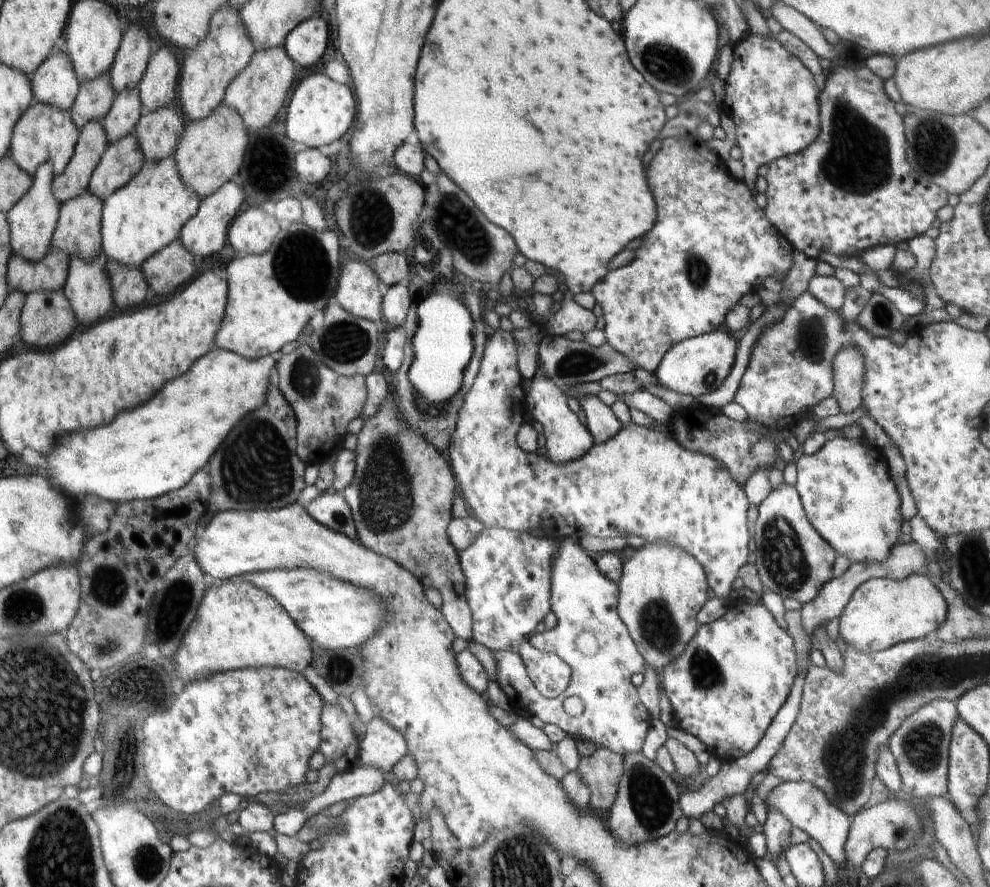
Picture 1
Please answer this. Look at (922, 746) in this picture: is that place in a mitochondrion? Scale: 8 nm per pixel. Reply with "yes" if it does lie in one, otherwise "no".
yes

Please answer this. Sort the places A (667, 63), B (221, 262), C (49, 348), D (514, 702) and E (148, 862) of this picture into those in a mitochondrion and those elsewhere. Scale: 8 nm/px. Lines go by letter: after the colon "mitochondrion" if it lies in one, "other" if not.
A: mitochondrion
B: other
C: other
D: other
E: mitochondrion

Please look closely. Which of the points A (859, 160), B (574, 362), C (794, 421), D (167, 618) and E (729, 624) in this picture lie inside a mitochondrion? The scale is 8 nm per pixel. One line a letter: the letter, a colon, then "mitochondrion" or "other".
A: mitochondrion
B: mitochondrion
C: other
D: mitochondrion
E: other

